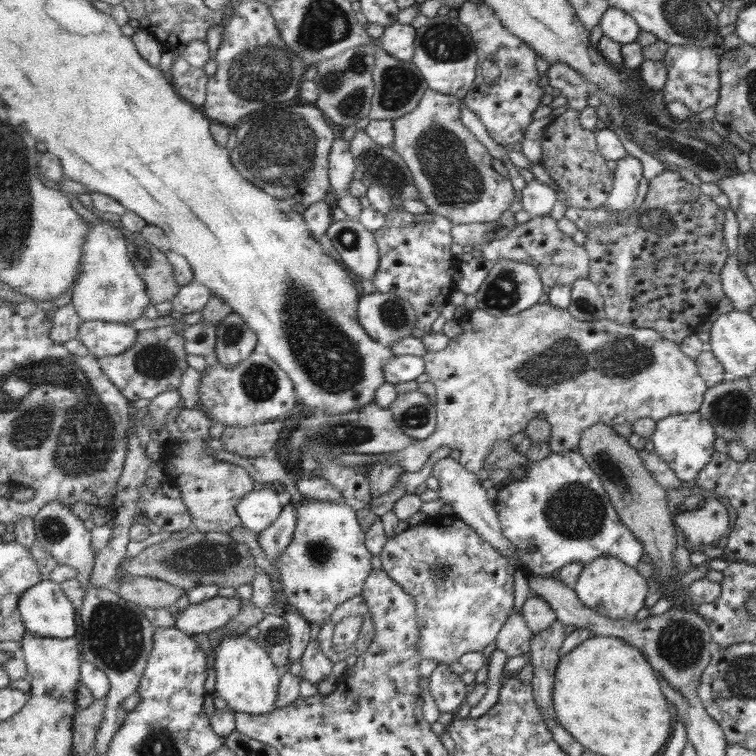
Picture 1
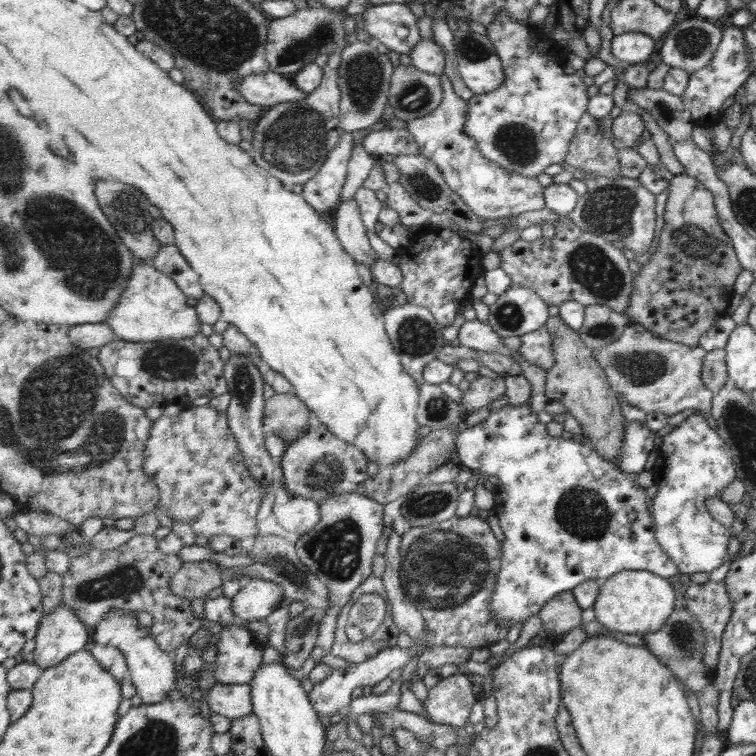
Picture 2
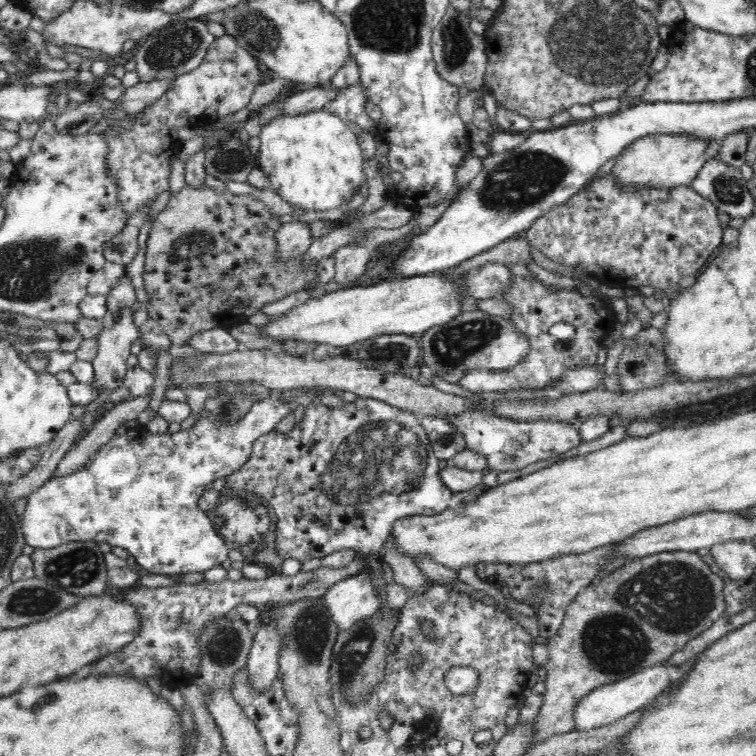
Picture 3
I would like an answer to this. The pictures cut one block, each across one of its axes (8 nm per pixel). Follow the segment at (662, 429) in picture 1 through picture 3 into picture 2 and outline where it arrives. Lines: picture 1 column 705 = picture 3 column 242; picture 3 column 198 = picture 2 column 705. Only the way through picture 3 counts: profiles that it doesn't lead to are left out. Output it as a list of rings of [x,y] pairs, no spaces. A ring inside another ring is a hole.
[[[701,412],[691,414],[687,420],[677,424],[665,436],[665,446],[655,446],[655,438],[657,436],[645,426],[645,422],[625,422],[623,444],[619,448],[619,458],[613,464],[621,472],[653,472],[657,494],[653,498],[651,516],[657,544],[673,560],[681,574],[709,574],[713,568],[719,568],[731,560],[727,554],[731,530],[719,524],[705,508],[705,500],[719,498],[719,490],[735,480],[731,450],[717,436],[717,432],[705,424]]]

